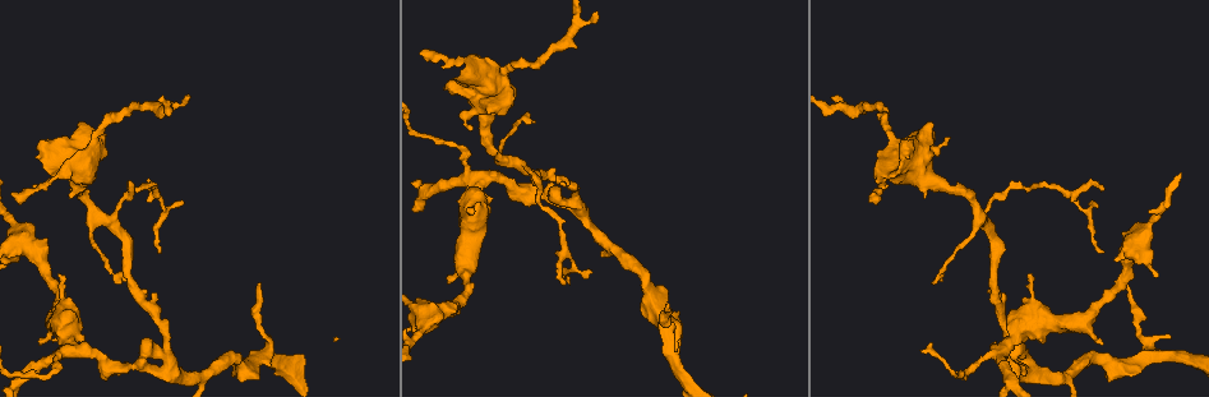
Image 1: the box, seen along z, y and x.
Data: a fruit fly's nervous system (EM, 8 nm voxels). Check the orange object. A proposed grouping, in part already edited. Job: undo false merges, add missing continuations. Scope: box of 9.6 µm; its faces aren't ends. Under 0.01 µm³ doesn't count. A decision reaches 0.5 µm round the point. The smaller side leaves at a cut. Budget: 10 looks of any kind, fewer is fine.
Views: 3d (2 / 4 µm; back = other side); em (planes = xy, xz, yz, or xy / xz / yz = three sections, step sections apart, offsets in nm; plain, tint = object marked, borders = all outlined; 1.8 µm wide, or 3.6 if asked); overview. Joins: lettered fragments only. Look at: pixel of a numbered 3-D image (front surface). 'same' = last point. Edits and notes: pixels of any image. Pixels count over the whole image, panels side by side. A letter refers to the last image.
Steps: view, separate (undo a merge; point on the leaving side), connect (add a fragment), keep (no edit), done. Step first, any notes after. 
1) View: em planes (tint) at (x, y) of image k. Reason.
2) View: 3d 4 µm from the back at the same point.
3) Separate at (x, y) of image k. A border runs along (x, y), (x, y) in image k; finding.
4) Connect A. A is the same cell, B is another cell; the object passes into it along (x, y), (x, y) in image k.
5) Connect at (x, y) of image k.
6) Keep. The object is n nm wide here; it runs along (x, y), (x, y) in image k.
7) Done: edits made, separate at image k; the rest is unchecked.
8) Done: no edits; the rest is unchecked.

View: em planes (borders) at (832, 97) of image 1. Free end.

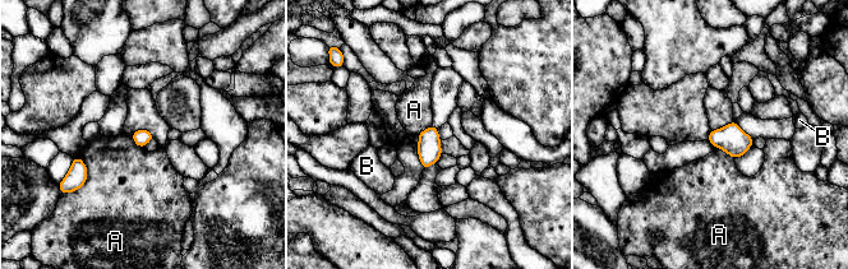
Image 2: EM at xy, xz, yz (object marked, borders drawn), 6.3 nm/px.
Keep. A and B are other cells; a border runs along (78, 157), (87, 180), (74, 190) in image 2; no lettered fragment goes on from it.

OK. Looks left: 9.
View: 3d 2 µm at (881, 181) of image 1. A narrow waist.

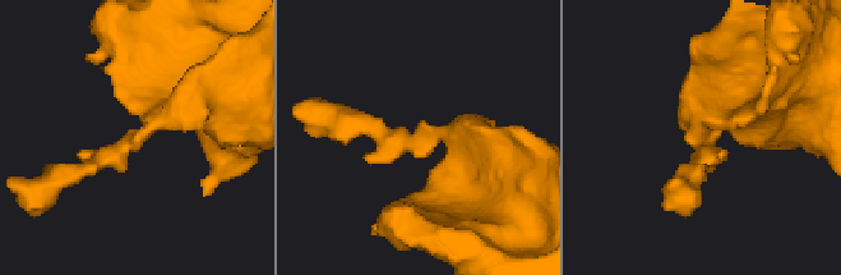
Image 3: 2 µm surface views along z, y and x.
View: em planes (borders) at (421, 134) of image 3. The arms are 220, 500 nm wide; shape alone is not enough.

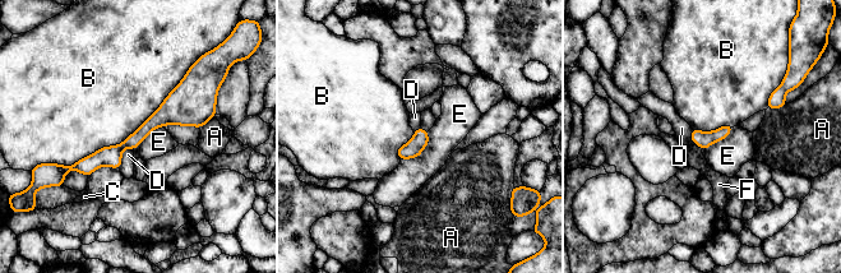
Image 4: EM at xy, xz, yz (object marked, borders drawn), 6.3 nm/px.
Keep. The object is 100 nm wide here; A, B, C, D, E and F are other cells; it runs along (206, 114), (166, 114), (111, 156), (64, 170) in image 4; all the same neuron.

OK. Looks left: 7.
View: em planes (borders) at (984, 220) of image 1. Abrupt turn.

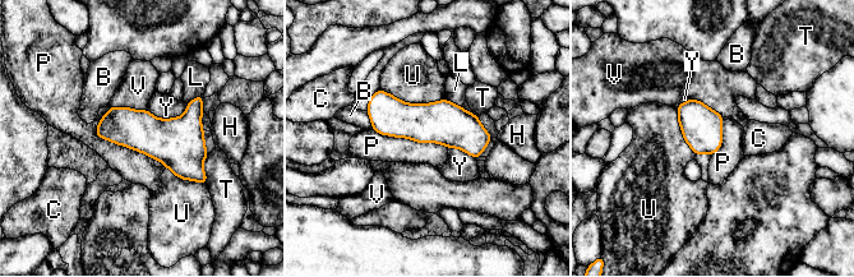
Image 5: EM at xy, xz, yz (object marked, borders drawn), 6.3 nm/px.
Keep. B, C, H, L, P, T, U, V and Y are other cells; it runs along (372, 101), (397, 119), (486, 138) in image 5; all the same neuron.

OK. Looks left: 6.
View: em yz step 4 (borders) at (257, 283) of image 1. An open end.

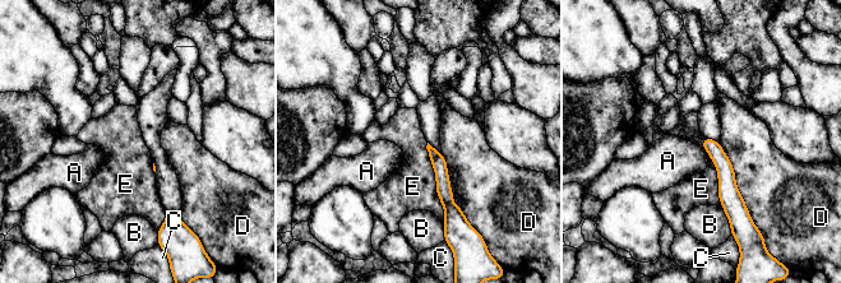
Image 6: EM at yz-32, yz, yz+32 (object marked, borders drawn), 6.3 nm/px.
View: em planes (borders) at the same point. Another direction.

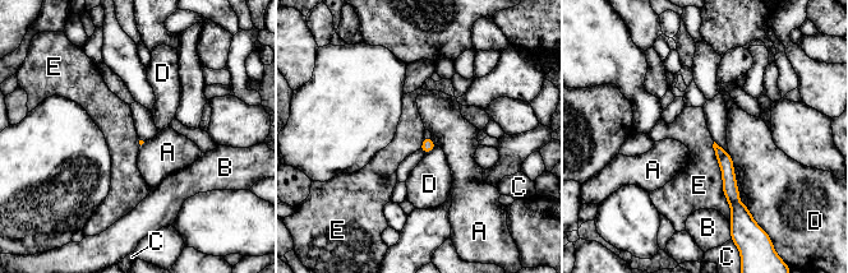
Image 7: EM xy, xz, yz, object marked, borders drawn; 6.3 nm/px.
Keep. The longest contact is with E, 500 nm; A, B, C, D and E are other cells; none of them fits.

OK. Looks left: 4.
Done: no edits; the rest is unchecked.

